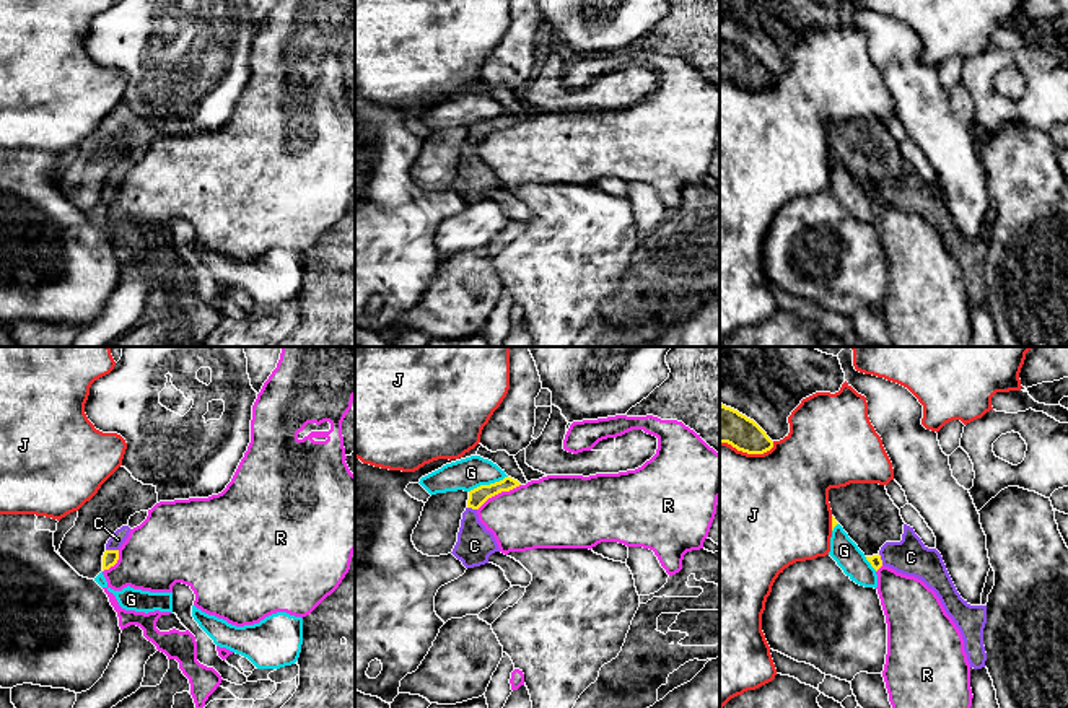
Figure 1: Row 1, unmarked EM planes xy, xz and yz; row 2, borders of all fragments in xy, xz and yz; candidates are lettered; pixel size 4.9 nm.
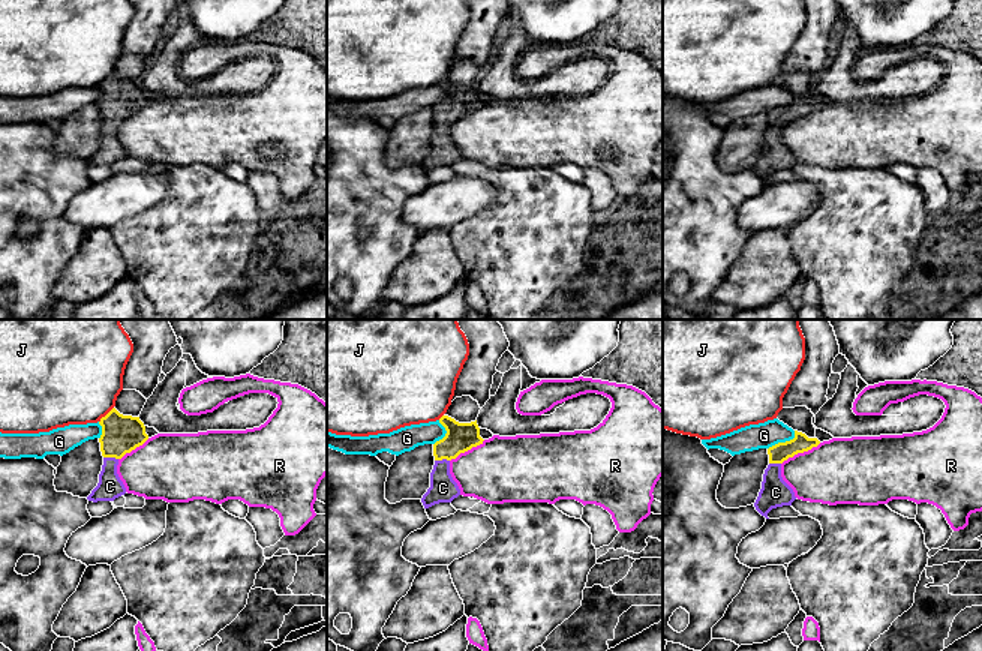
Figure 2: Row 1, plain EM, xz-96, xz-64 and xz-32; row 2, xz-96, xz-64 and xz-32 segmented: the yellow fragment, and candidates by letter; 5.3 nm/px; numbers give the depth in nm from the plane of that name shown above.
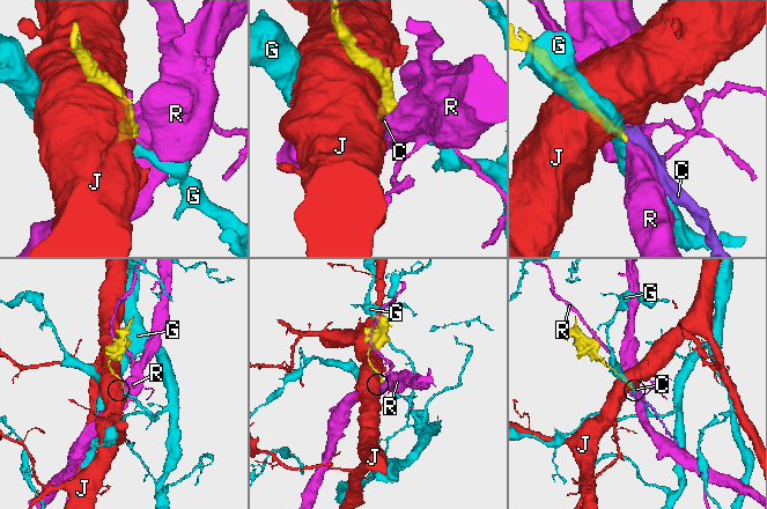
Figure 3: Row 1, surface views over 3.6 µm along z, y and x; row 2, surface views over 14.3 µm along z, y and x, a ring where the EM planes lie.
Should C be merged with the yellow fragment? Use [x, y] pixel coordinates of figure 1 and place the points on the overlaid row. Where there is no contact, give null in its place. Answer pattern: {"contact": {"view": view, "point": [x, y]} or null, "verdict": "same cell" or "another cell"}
{"contact": {"view": "xy", "point": [113, 550]}, "verdict": "same cell"}

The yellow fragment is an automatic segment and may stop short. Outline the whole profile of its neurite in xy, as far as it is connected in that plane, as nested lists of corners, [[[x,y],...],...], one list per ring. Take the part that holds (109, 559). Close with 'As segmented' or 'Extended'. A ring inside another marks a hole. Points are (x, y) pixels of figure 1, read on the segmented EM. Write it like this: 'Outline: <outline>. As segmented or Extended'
Outline: [[[122,526],[107,540],[106,552],[103,555],[103,571],[109,570],[111,566],[114,566],[117,563],[117,560],[119,560],[119,548],[122,547],[125,539],[129,537],[129,532],[130,532],[130,527],[129,526]]]. Extended

